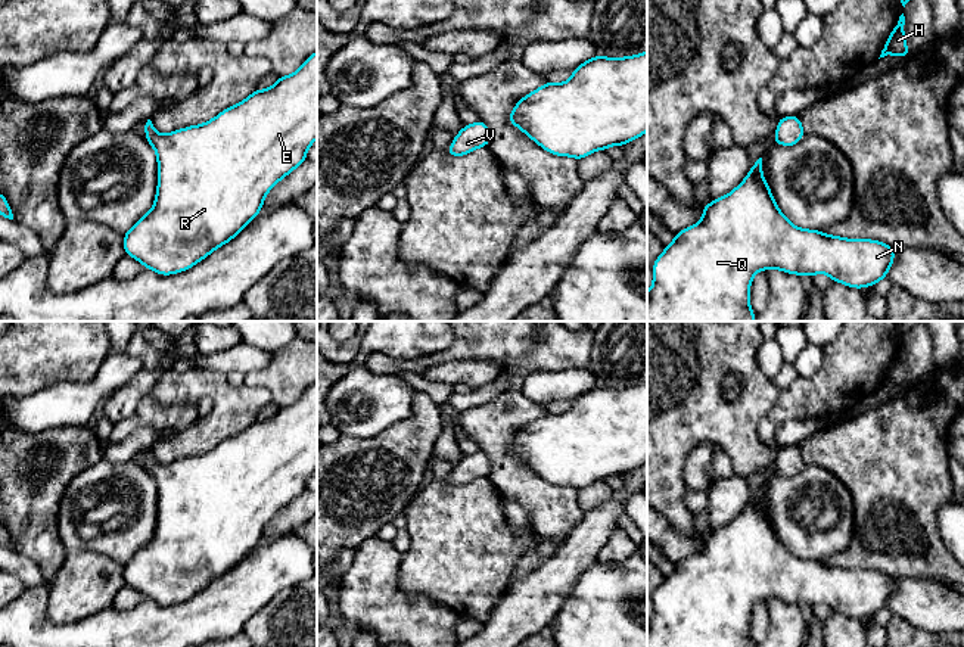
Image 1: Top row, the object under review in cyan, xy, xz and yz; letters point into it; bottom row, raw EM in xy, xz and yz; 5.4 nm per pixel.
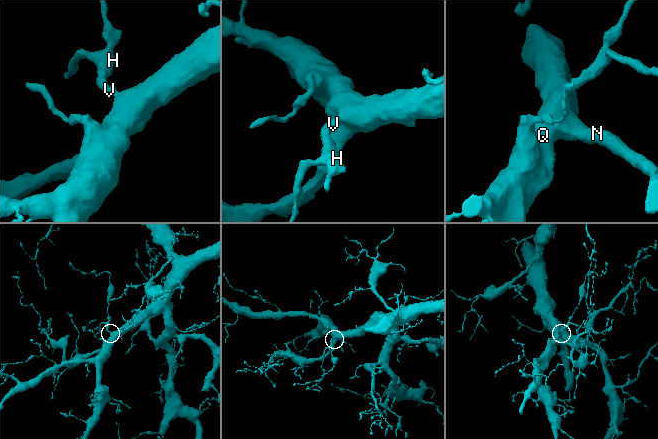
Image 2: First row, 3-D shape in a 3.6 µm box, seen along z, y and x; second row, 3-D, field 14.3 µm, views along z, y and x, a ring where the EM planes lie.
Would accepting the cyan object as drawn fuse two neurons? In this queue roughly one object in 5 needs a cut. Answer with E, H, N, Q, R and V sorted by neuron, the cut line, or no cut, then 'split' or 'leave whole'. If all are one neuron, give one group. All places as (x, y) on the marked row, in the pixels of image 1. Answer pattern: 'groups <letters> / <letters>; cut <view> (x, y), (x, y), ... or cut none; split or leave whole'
groups E H N Q R V; cut none; leave whole

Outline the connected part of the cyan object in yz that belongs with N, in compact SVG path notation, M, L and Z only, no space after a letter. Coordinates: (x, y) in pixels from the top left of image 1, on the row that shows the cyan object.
M759 158L733 192L703 206L703 218L677 233L674 242L653 262L653 286L647 292L647 321L755 321L749 290L752 277L761 270L777 268L811 277L824 273L833 281L862 289L886 279L893 261L893 248L879 240L843 239L824 234L821 230L793 225L774 200L762 175L762 158Z

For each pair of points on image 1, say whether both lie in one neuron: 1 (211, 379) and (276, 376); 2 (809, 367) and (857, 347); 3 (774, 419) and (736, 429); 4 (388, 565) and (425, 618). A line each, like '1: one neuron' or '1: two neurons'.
1: two neurons
2: two neurons
3: two neurons
4: one neuron

